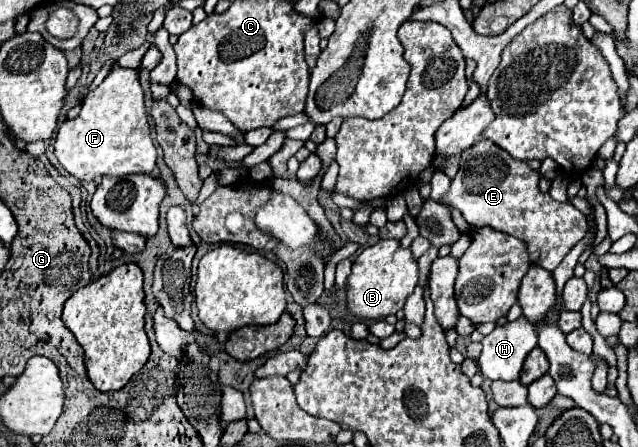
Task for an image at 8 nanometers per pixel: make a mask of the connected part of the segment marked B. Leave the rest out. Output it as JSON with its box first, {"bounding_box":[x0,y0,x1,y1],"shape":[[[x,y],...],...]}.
{"bounding_box":[347,239,419,321],"shape":[[[381,239],[379,243],[363,249],[353,261],[351,275],[347,277],[349,311],[363,321],[379,321],[391,313],[397,313],[405,305],[405,299],[413,293],[417,281],[419,271],[411,249],[401,249],[395,239]]]}

